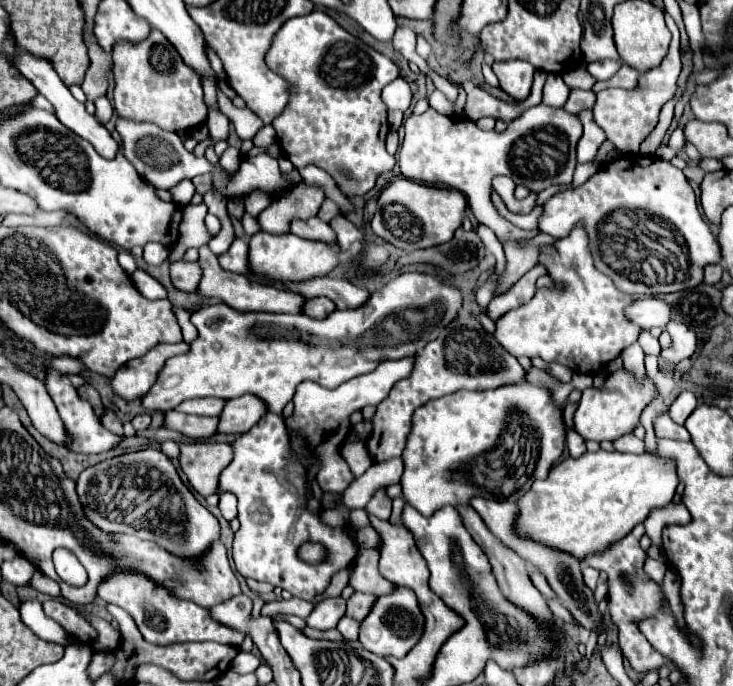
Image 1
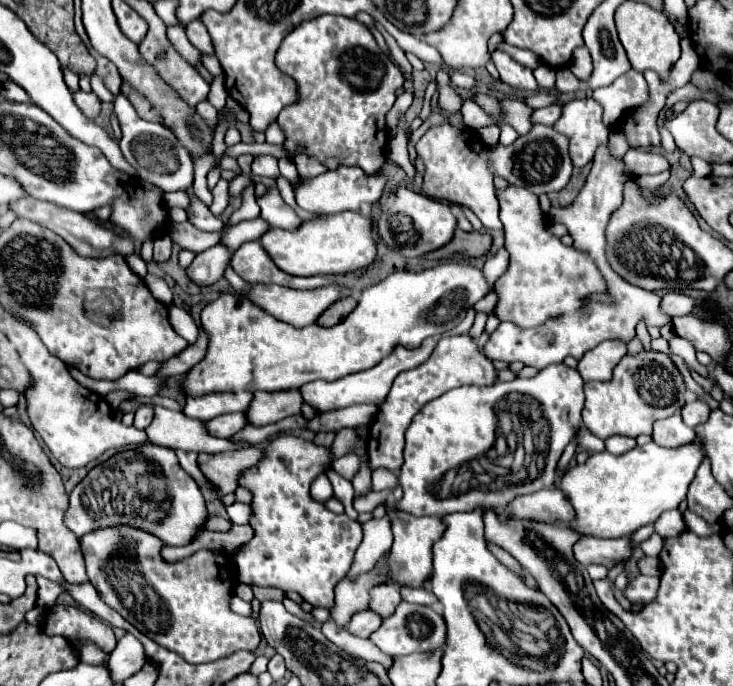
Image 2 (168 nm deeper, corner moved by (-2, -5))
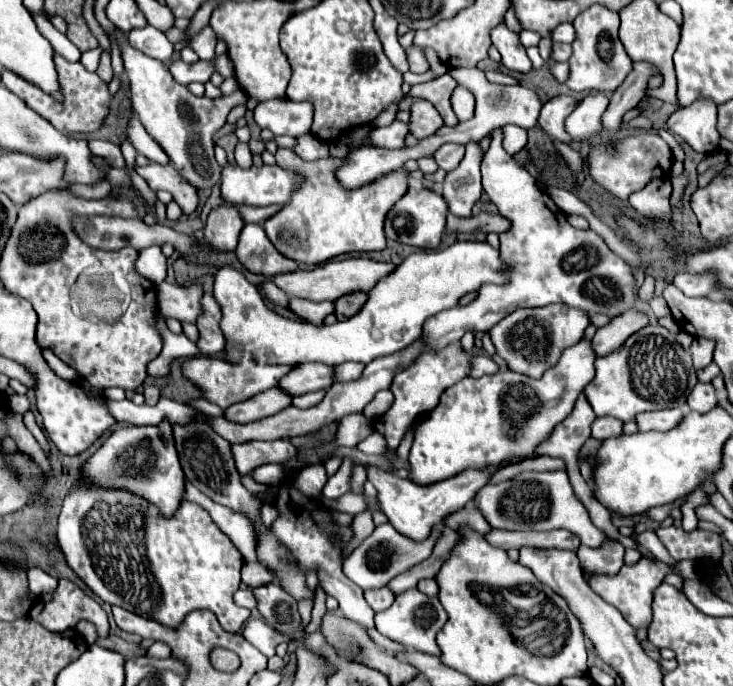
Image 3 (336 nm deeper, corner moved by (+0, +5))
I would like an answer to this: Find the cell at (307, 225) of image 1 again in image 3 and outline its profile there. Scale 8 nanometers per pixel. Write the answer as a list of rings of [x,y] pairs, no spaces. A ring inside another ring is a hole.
[[[227,163],[221,175],[221,197],[225,203],[231,205],[251,205],[251,207],[265,207],[265,205],[285,205],[295,185],[301,183],[301,173],[293,173],[291,169],[281,169],[279,165],[251,165],[249,169],[241,169],[239,165]]]

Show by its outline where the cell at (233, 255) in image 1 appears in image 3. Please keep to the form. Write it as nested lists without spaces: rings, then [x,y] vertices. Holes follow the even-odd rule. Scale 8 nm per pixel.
[[[247,223],[243,227],[235,253],[239,261],[245,265],[245,269],[267,275],[267,277],[297,269],[295,261],[287,259],[273,247],[273,243],[267,239],[259,223]]]

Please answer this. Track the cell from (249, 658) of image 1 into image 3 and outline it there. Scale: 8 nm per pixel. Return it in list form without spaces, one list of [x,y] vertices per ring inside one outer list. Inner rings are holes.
[[[249,619],[241,631],[241,635],[255,645],[265,657],[273,657],[275,655],[275,647],[285,641],[285,637],[273,629],[269,623],[265,623],[263,619]]]

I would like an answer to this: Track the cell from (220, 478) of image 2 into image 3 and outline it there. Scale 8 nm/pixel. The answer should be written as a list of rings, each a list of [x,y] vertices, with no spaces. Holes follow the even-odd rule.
[[[289,439],[247,441],[247,443],[237,443],[231,449],[235,465],[241,475],[251,473],[253,469],[265,463],[285,463],[297,453],[297,447]]]

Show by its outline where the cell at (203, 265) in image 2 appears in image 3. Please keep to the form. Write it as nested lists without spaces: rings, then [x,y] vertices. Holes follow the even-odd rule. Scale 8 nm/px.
[[[219,205],[211,209],[205,223],[205,239],[219,251],[235,251],[245,221],[235,205]]]

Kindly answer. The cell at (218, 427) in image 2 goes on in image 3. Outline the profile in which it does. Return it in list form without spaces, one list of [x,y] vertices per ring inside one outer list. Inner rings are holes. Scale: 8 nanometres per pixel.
[[[273,387],[273,389],[267,389],[267,391],[251,397],[251,399],[247,399],[247,401],[231,405],[225,411],[225,417],[231,419],[231,421],[237,421],[237,423],[259,421],[263,417],[275,415],[281,409],[289,407],[291,399],[293,397],[289,393],[285,393],[281,387]]]

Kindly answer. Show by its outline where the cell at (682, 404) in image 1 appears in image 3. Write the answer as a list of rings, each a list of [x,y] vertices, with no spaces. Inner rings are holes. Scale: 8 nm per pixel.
[[[697,383],[693,387],[687,403],[689,403],[689,409],[693,409],[697,413],[709,413],[717,405],[715,387],[711,383]]]

